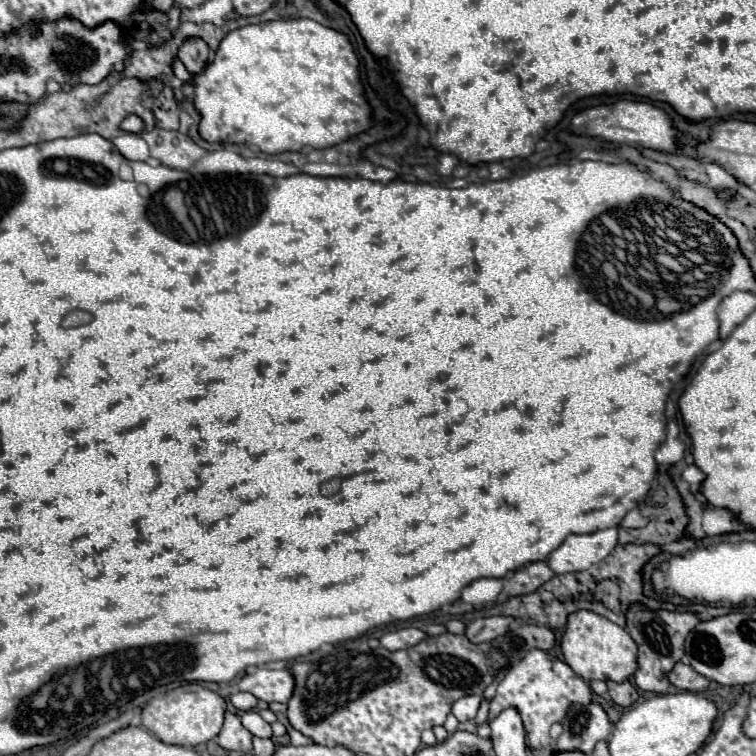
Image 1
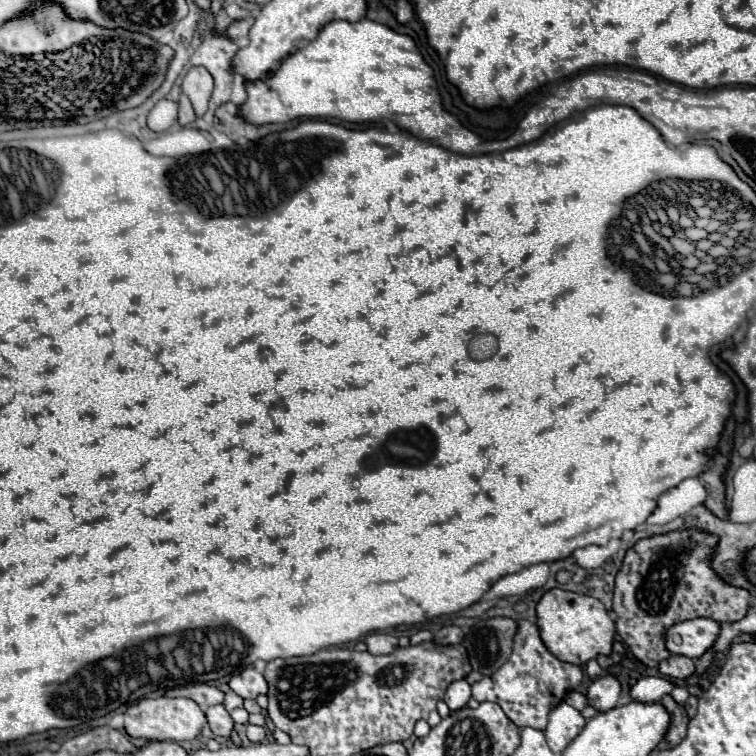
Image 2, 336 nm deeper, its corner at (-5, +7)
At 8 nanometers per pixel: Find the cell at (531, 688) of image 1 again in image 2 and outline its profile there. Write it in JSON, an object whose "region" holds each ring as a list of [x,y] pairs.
{"region":[[[520,620],[518,634],[514,636],[514,646],[508,662],[500,666],[492,676],[484,676],[480,682],[472,684],[472,698],[478,702],[496,702],[504,714],[514,720],[518,728],[538,728],[544,730],[548,714],[554,704],[562,702],[570,690],[576,690],[582,682],[582,668],[576,664],[560,662],[552,656],[540,640],[538,628],[534,622]]]}

